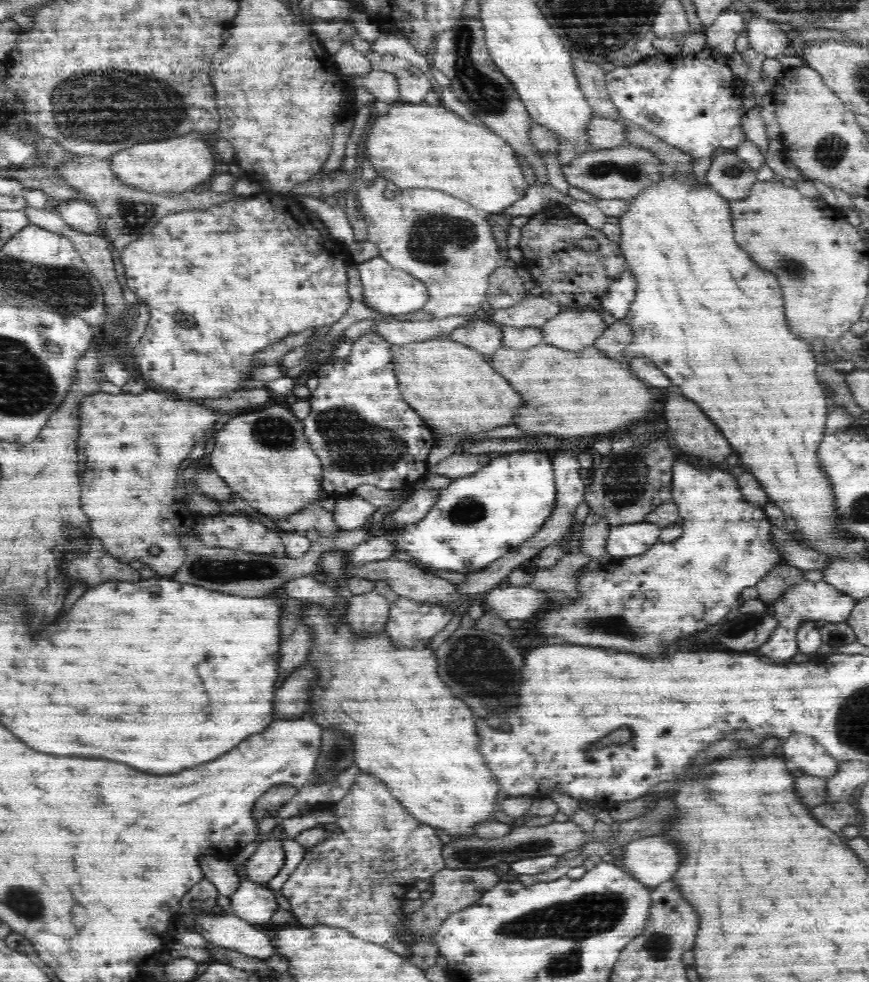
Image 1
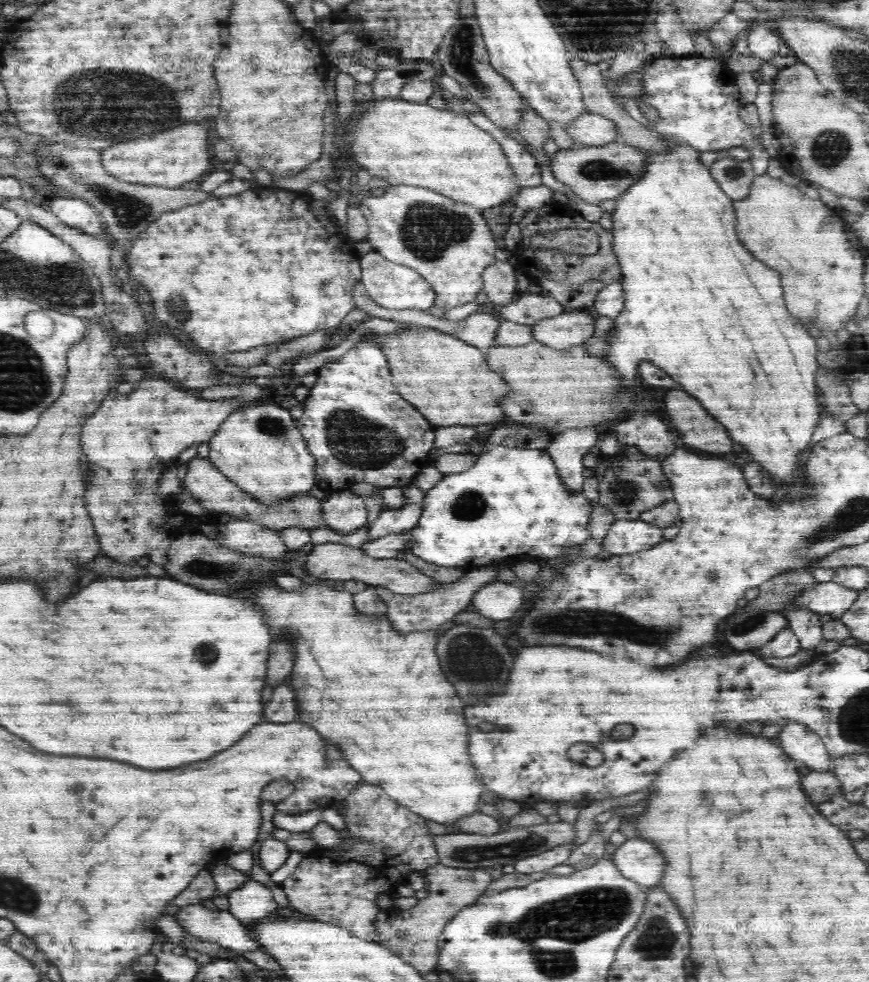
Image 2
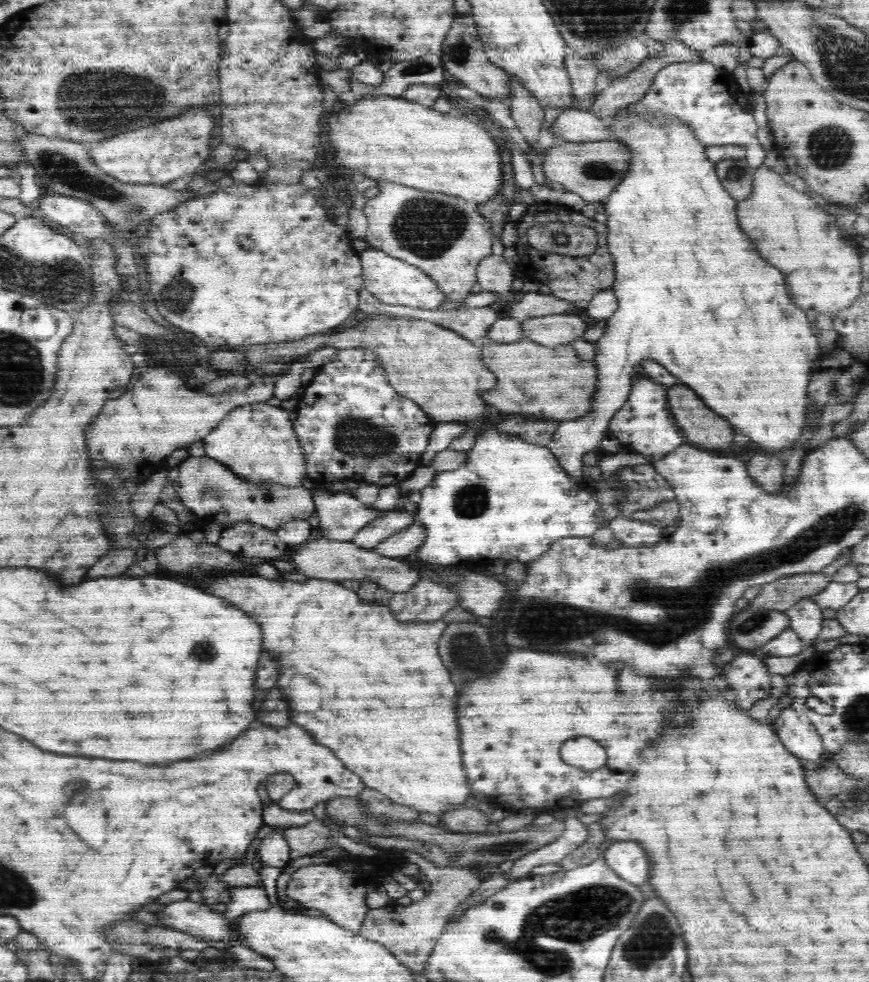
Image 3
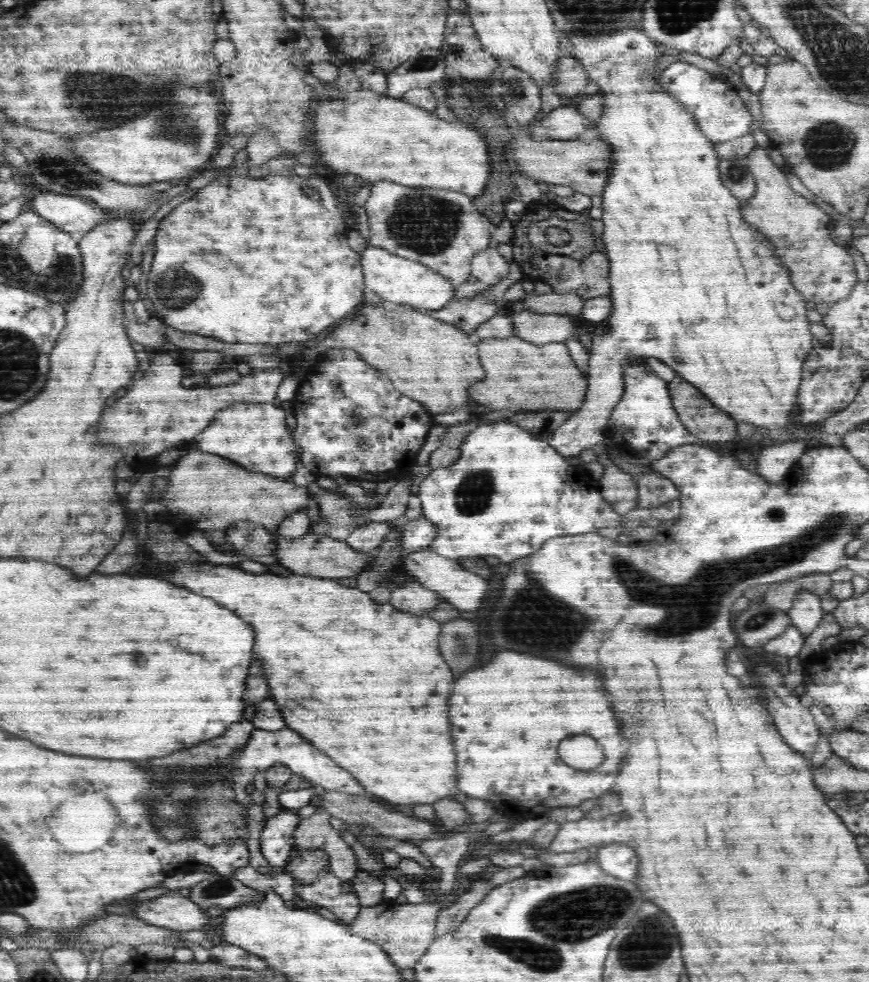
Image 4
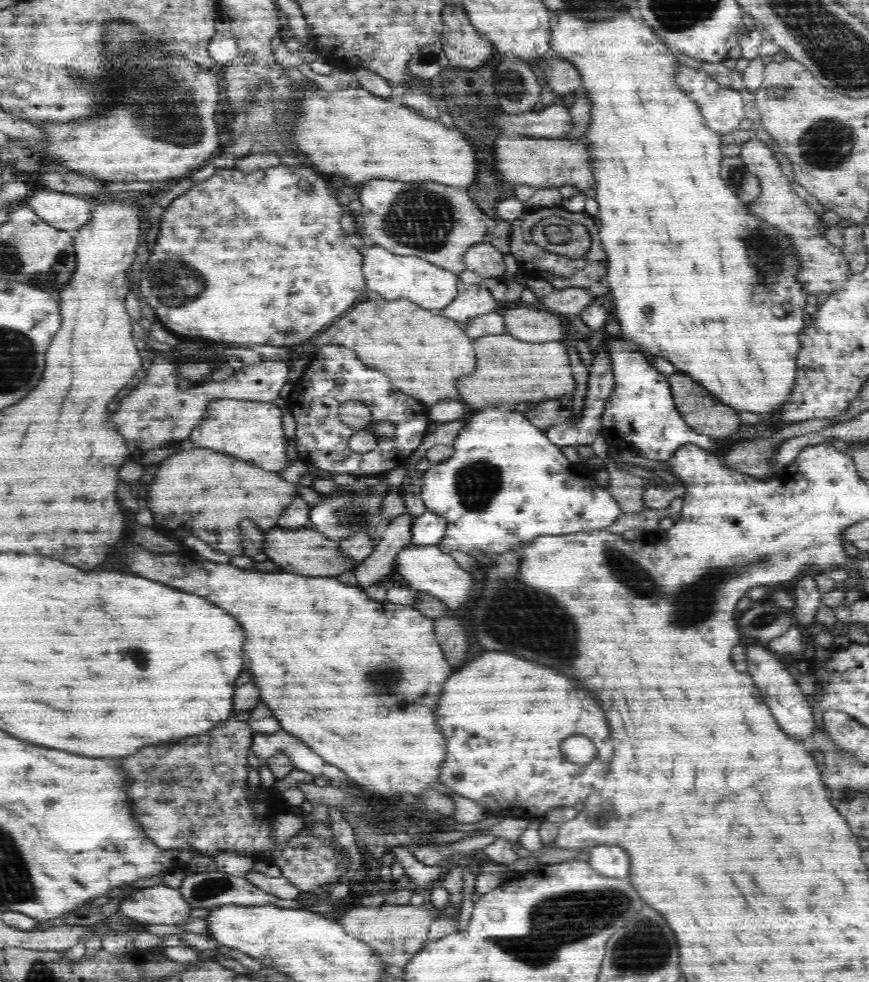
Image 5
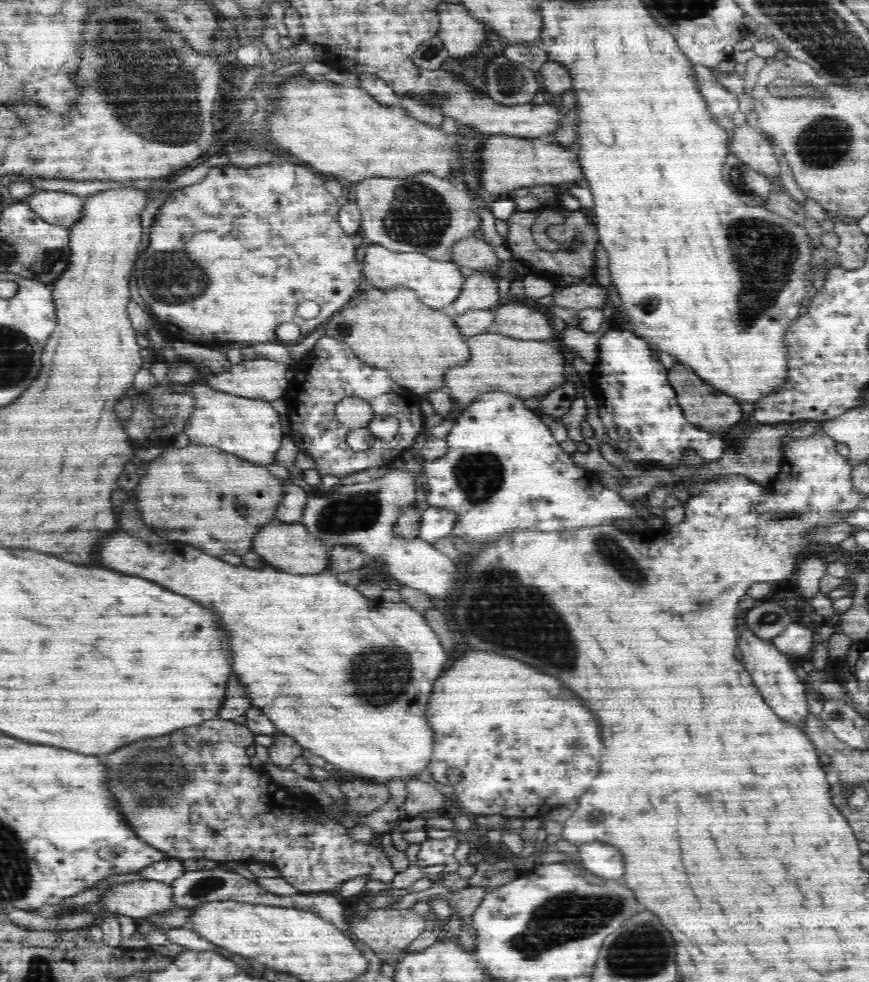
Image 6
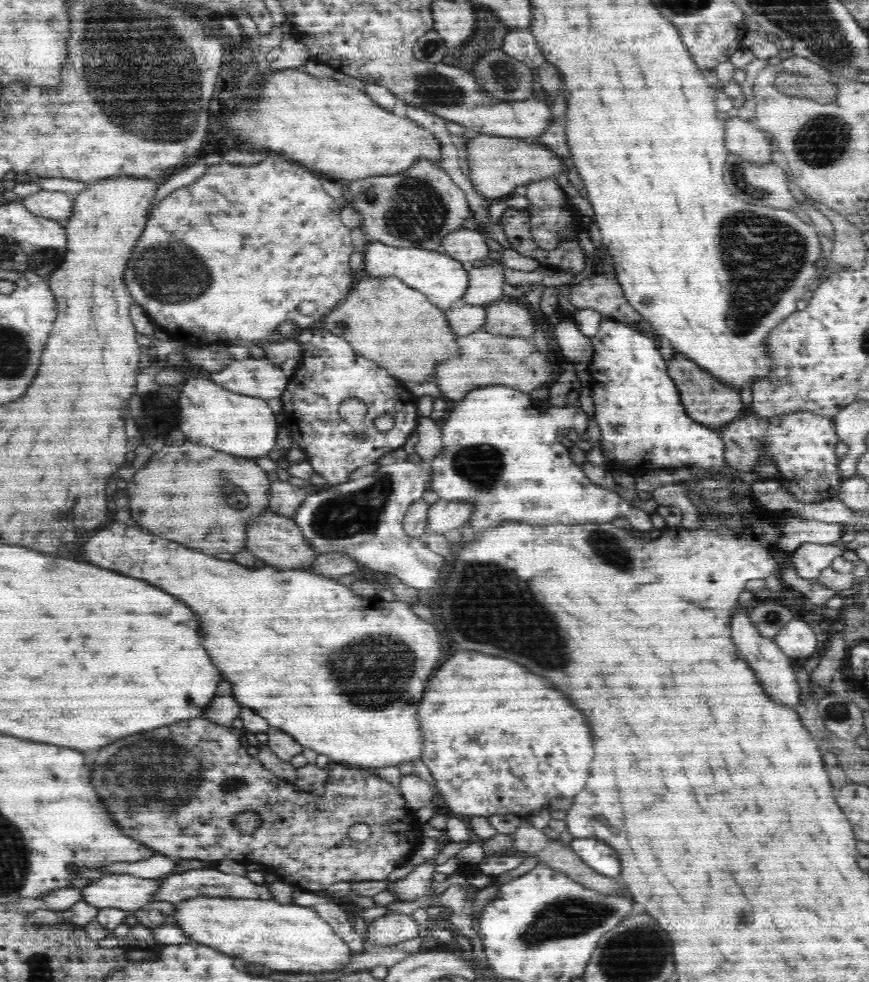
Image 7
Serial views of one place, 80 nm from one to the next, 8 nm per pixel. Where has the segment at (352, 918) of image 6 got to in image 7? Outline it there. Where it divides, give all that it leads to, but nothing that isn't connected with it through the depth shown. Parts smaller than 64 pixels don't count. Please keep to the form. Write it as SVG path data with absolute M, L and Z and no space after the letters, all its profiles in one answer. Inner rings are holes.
M394 913L376 919L370 927L373 940L381 944L392 944L418 937L418 924L411 915Z

